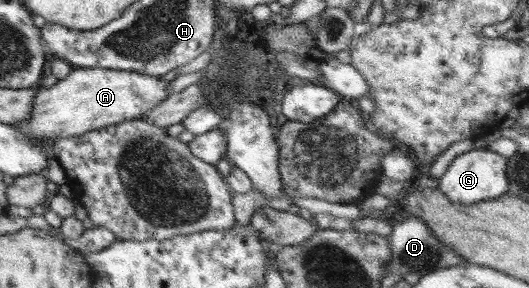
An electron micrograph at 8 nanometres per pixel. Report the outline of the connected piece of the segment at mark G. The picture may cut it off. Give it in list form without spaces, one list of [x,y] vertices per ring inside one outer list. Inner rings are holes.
[[[486,149],[467,151],[458,155],[450,163],[446,173],[436,181],[436,187],[451,203],[459,205],[488,202],[500,198],[510,186],[505,173],[507,159],[508,157]]]

